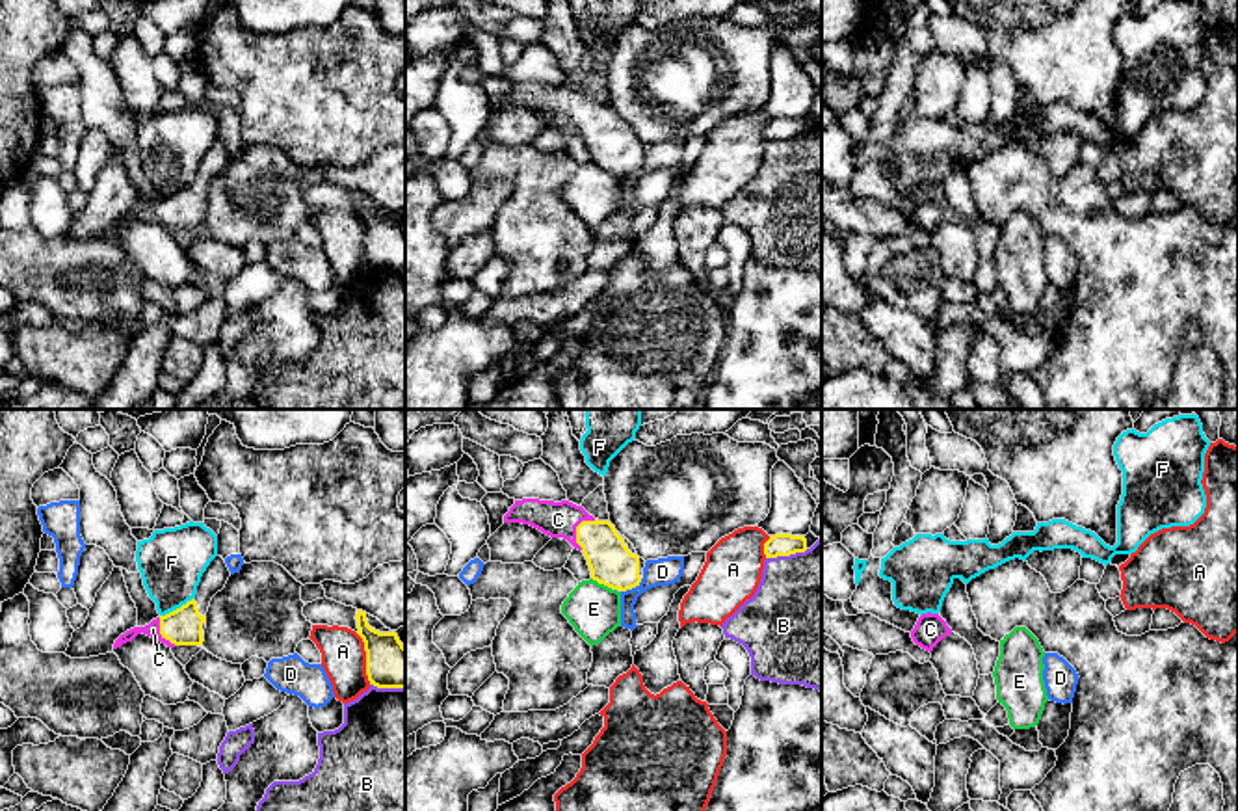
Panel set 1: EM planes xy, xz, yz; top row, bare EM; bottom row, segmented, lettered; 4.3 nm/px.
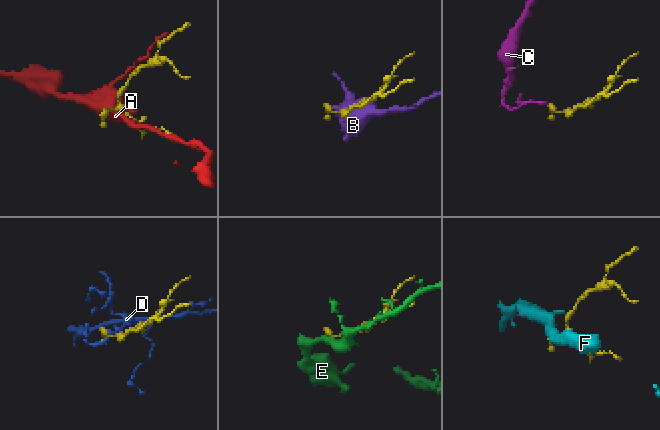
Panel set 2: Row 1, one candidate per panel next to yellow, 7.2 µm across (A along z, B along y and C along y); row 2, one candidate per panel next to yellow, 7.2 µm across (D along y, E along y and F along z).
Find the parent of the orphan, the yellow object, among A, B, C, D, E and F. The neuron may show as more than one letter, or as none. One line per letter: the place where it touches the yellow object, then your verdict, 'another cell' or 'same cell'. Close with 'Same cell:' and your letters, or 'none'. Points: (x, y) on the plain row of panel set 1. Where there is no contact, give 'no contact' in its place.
A: meets yellow in xy at (367, 242); another cell
B: meets yellow in xz at (787, 138); another cell
C: meets yellow in xz at (577, 112); same cell
D: meets yellow in xz at (631, 172); another cell
E: meets yellow in xz at (605, 168); another cell
F: meets yellow in xy at (177, 192); another cell
Same cell: C

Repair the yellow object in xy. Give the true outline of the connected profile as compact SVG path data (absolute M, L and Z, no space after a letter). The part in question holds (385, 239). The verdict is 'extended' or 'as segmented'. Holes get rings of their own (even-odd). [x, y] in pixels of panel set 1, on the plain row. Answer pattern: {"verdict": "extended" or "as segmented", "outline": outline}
{"verdict": "as segmented", "outline": "M357 193L355 203L357 218L364 225L370 268L377 272L405 272L405 229L398 218L372 212L362 193Z"}

